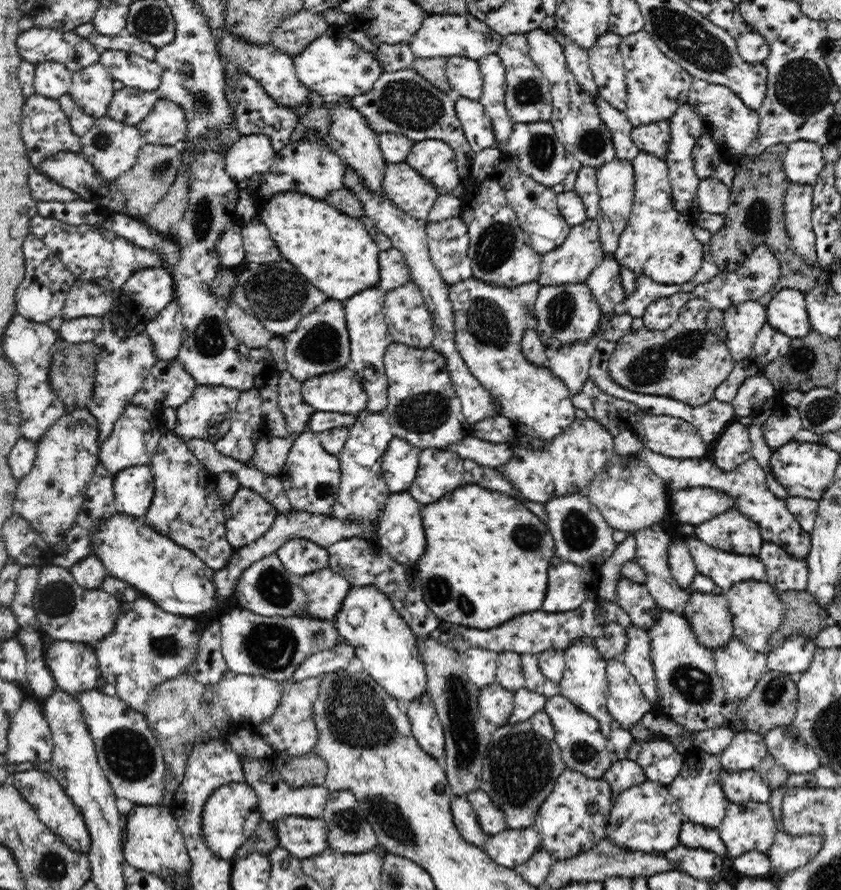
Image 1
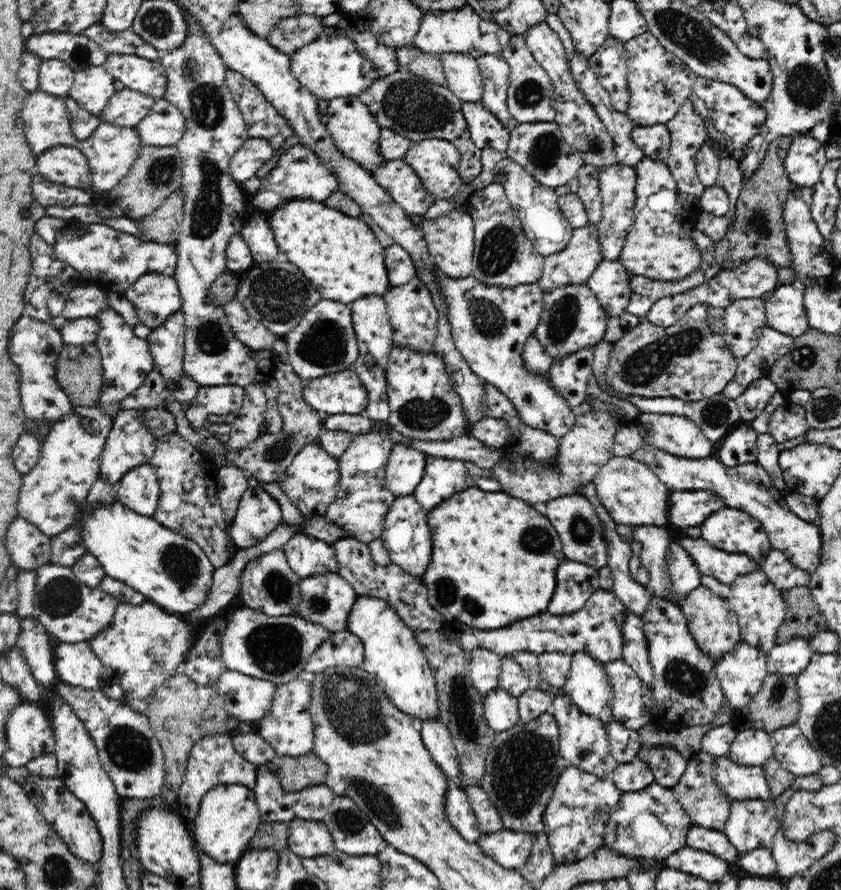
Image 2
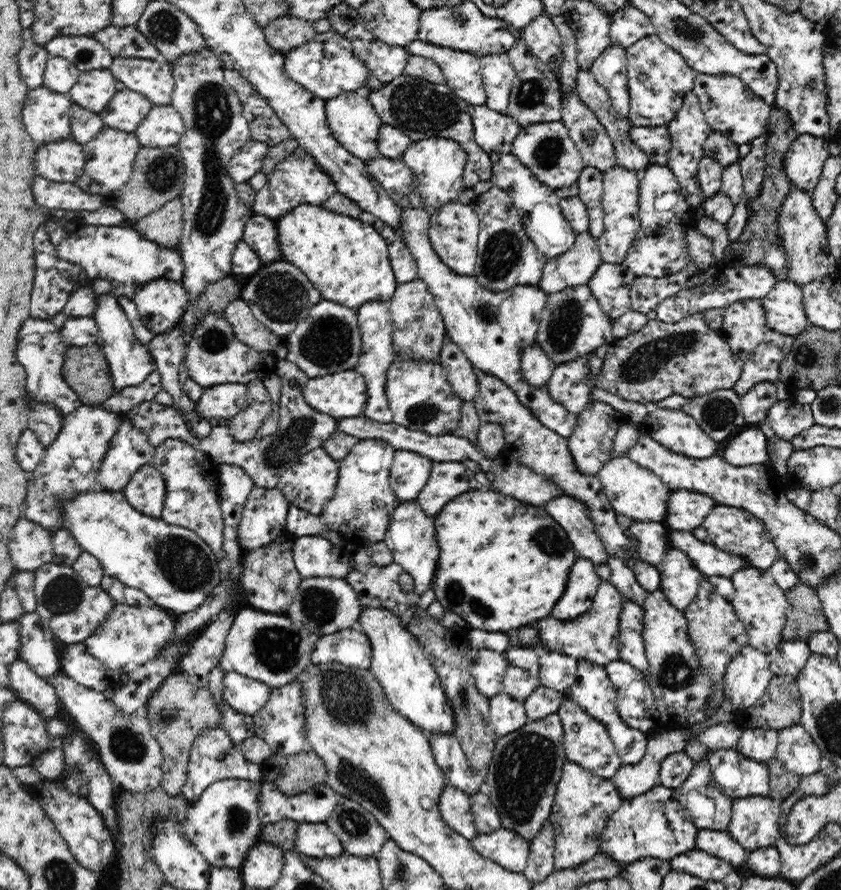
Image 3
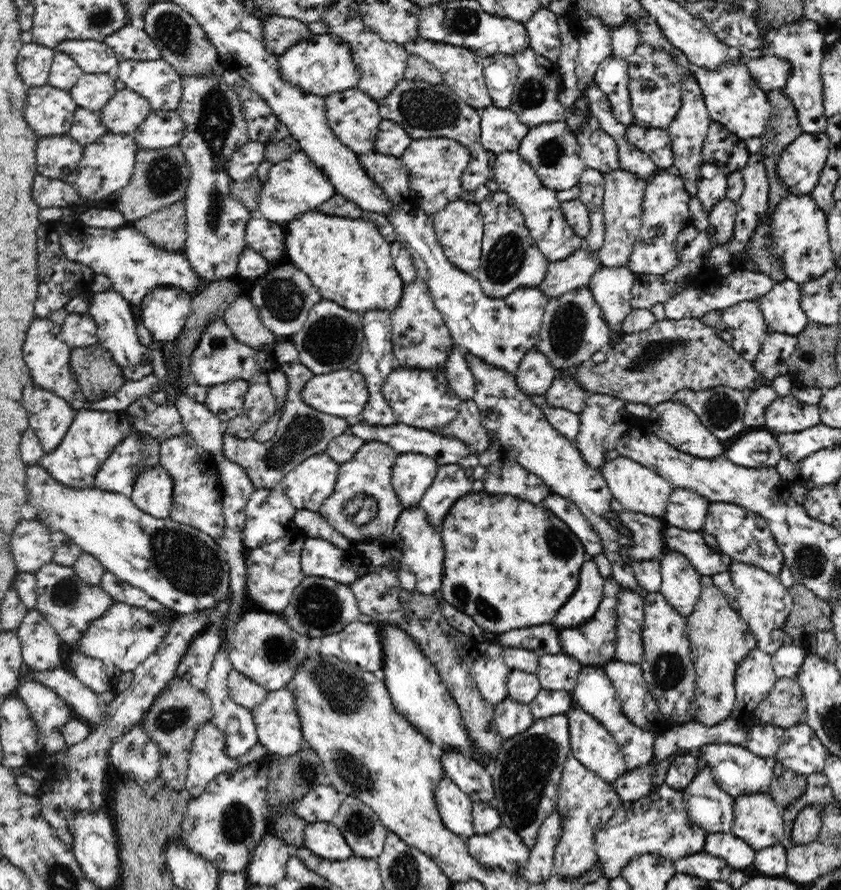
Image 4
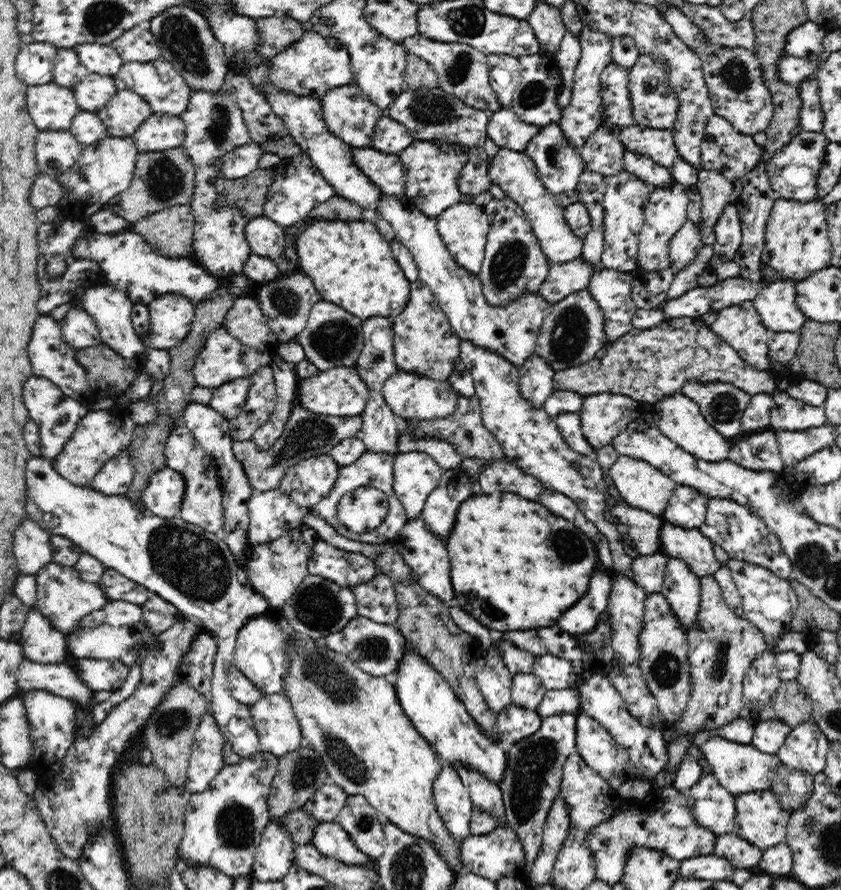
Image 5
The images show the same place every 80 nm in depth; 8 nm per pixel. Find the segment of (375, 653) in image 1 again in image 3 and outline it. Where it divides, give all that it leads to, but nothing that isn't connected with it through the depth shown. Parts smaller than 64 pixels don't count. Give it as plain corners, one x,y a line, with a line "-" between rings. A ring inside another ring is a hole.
362,608
356,626
370,639
372,660
369,670
374,673
386,693
390,704
402,716
416,726
430,732
452,733
454,730
454,711
444,695
444,687
437,677
434,665
419,645
417,638
408,631
406,625
387,609

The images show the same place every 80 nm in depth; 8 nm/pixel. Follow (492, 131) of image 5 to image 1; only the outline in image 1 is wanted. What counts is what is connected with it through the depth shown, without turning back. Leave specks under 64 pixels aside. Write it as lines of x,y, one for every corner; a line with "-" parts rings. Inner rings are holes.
459,95
454,96
454,111
462,123
467,142
472,150
478,153
487,147
493,147
495,137
490,124
490,117
486,116
480,101
470,100

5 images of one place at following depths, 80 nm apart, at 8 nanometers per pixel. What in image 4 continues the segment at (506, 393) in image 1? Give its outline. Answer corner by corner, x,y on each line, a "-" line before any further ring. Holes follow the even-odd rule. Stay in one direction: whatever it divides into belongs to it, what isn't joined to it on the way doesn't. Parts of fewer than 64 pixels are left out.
412,204
408,208
397,207
396,211
389,216
389,221
396,231
397,240
403,242
411,254
417,268
417,279
426,284
429,293
433,296
434,306
441,312
454,344
459,348
466,349
472,357
502,369
515,377
522,357
535,346
539,338
540,322
542,322
549,296
546,296
539,288
523,287
513,290
502,298
490,298
484,294
479,282
471,276
471,273
465,273
456,268
442,253
442,247
434,235
434,223
431,215
426,214
419,206
-
527,394
528,399
542,410
548,423
552,425
560,434
563,434
568,440
574,443
576,434
578,434
580,421
579,415
572,411
560,407
554,407
546,402
544,394

